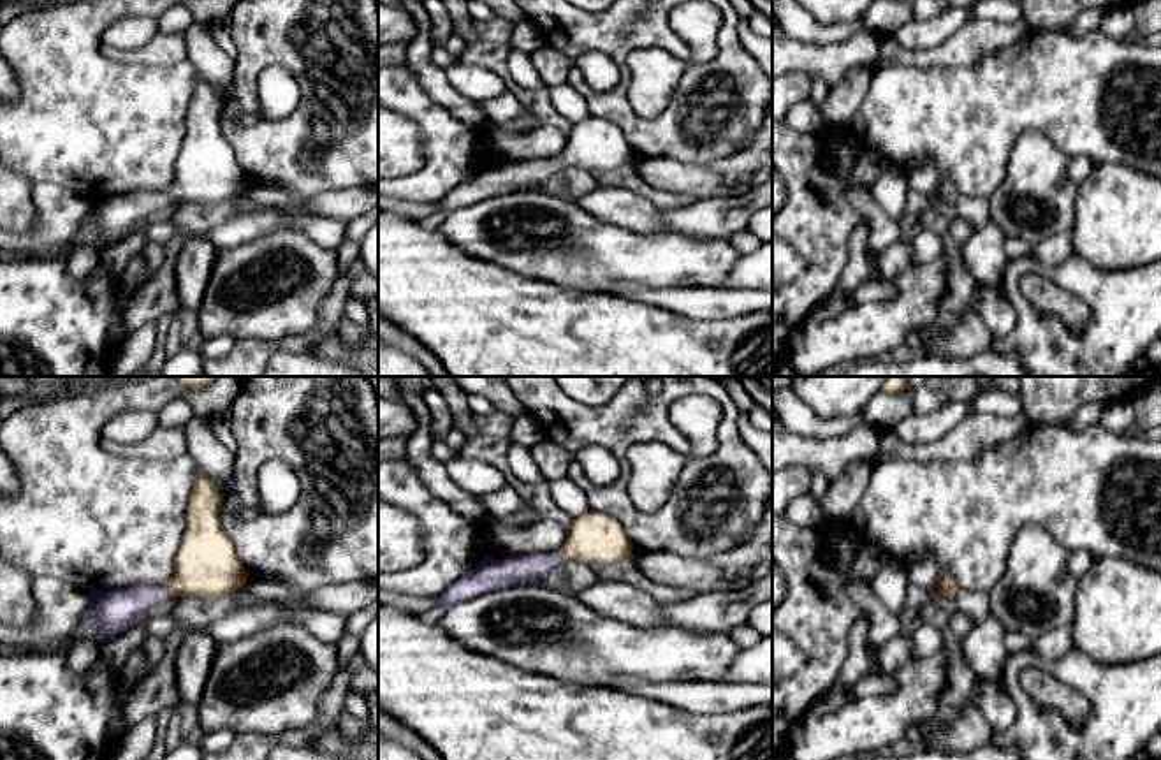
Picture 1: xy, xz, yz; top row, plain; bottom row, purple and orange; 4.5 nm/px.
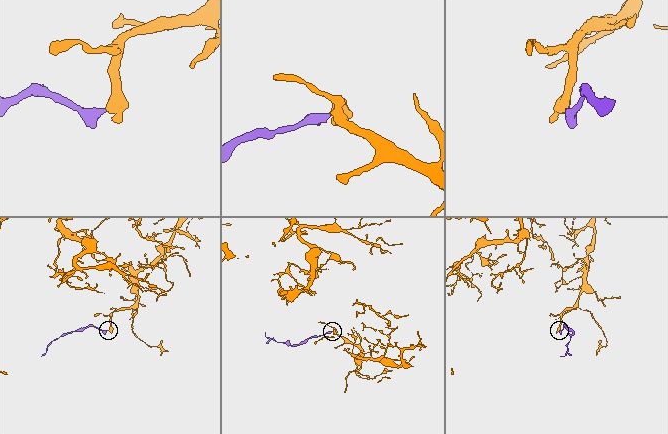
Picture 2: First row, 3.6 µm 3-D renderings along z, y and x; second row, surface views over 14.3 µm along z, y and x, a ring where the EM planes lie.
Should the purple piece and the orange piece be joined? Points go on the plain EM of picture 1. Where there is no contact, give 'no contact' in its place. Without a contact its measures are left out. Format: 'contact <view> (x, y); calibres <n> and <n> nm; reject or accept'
contact xy (167, 196); calibres 190 and 300 nm; accept

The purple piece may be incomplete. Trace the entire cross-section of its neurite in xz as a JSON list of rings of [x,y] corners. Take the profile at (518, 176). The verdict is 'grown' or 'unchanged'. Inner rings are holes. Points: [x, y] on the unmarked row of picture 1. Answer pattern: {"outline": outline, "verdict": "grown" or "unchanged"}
{"outline": [[[591,116],[570,127],[558,158],[510,160],[505,165],[487,160],[471,178],[442,199],[438,211],[449,215],[491,197],[537,192],[549,176],[563,172],[565,167],[602,172],[633,165],[632,157],[633,150],[624,134],[614,123]]], "verdict": "grown"}

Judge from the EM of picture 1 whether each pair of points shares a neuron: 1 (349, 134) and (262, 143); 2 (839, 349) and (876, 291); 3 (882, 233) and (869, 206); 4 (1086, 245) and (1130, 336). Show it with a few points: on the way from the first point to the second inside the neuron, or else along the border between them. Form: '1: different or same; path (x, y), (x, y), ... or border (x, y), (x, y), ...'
1: same; path (328, 143), (284, 143)
2: different; border (898, 289), (890, 298), (852, 305)
3: same; path (880, 226), (873, 213)
4: different; border (1075, 254), (1107, 270), (1139, 266)

